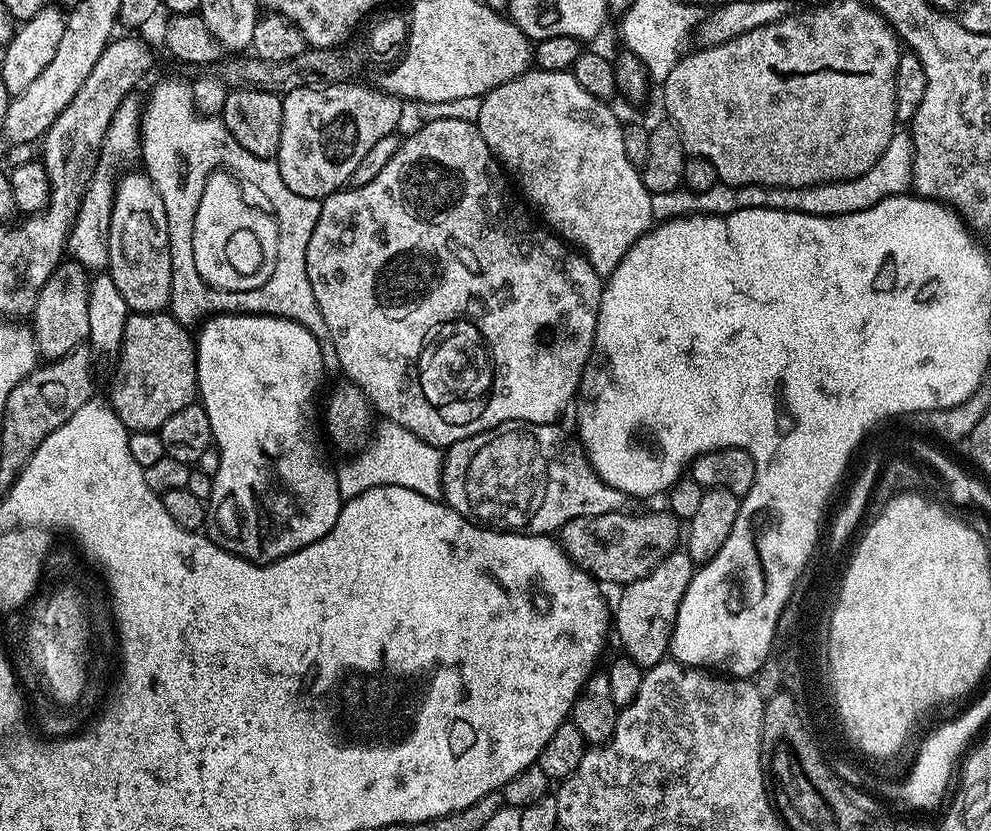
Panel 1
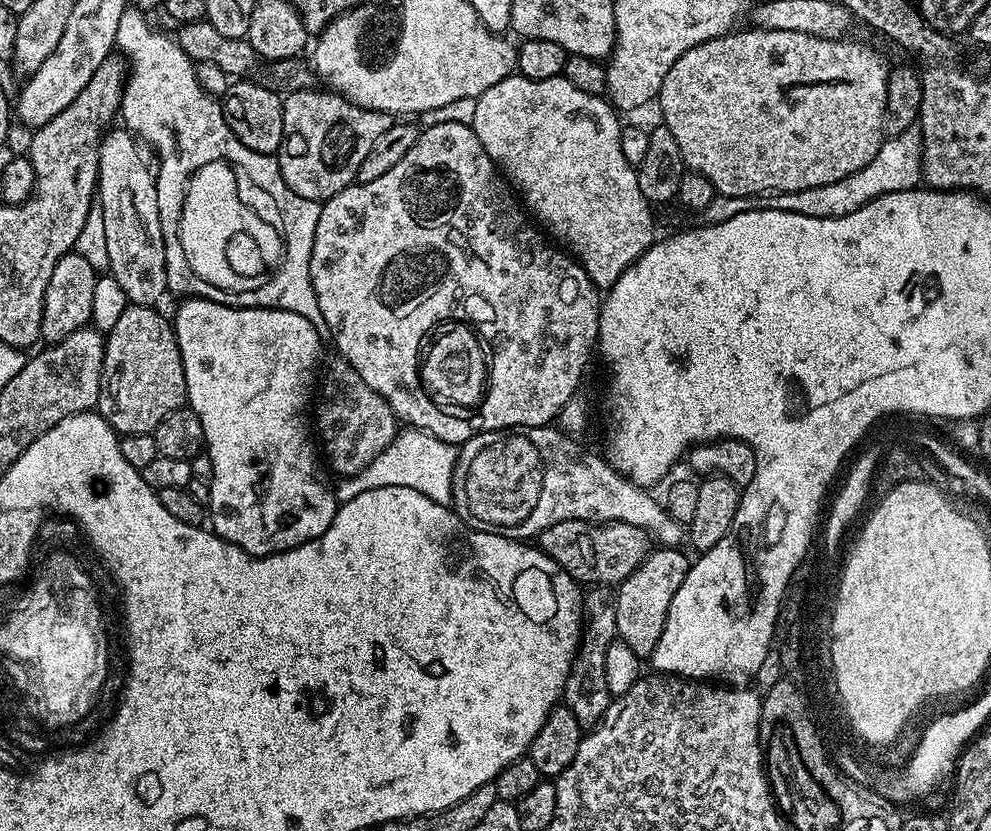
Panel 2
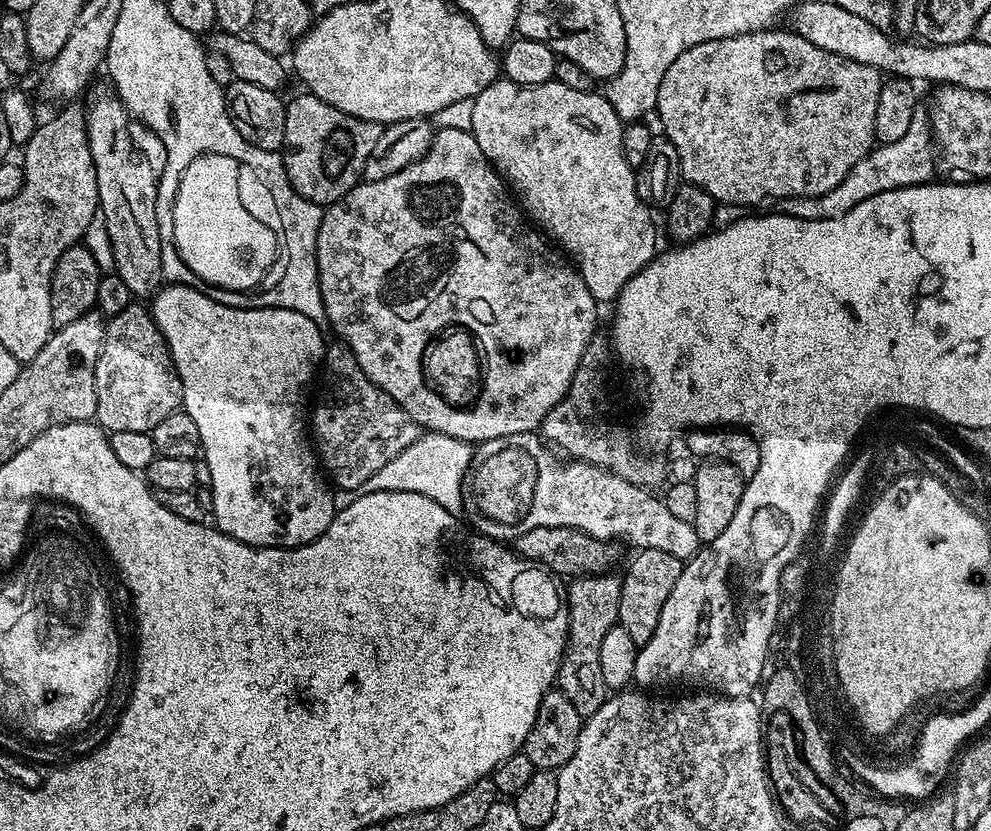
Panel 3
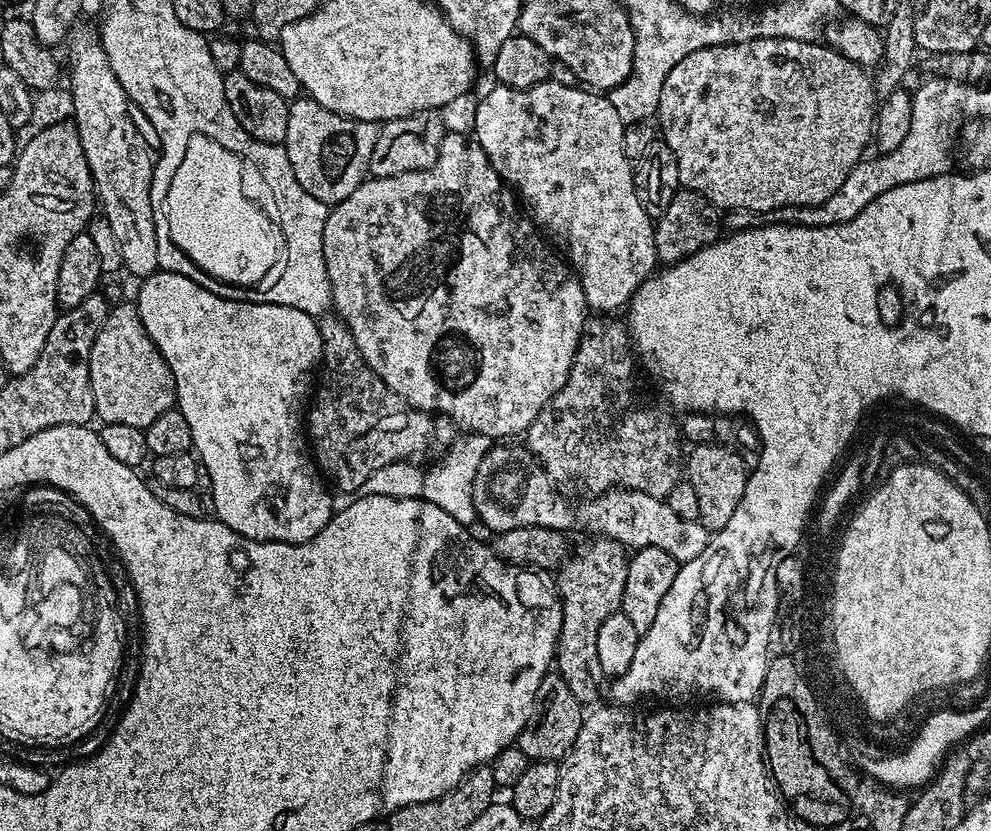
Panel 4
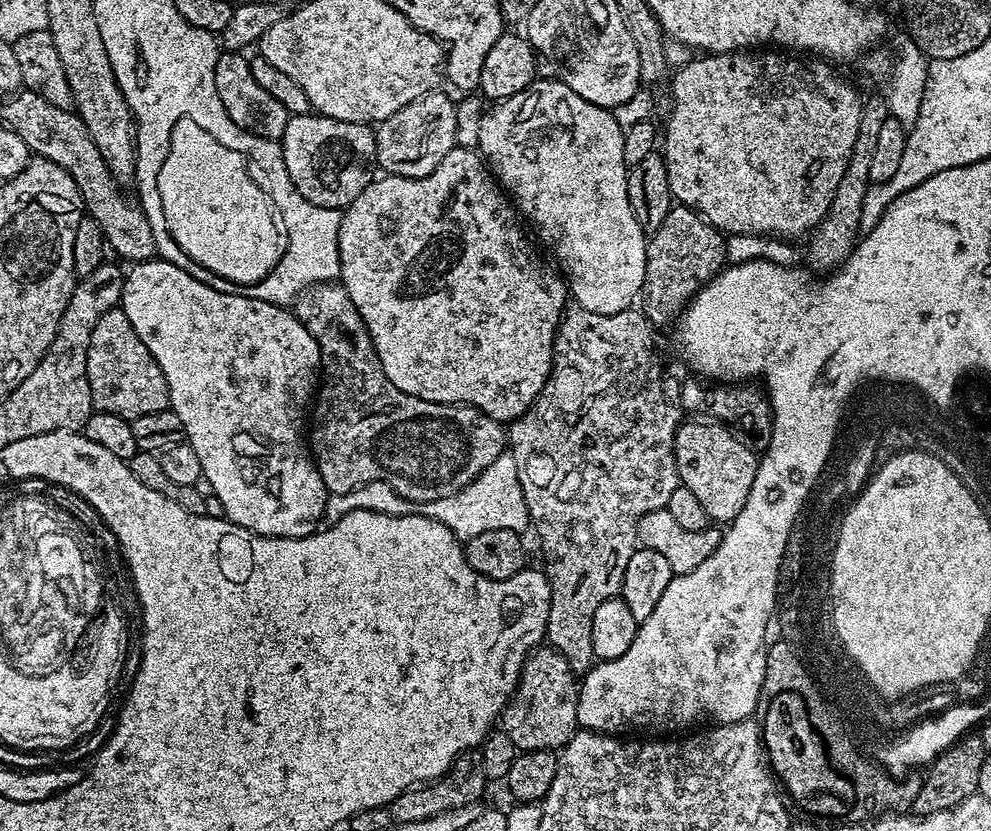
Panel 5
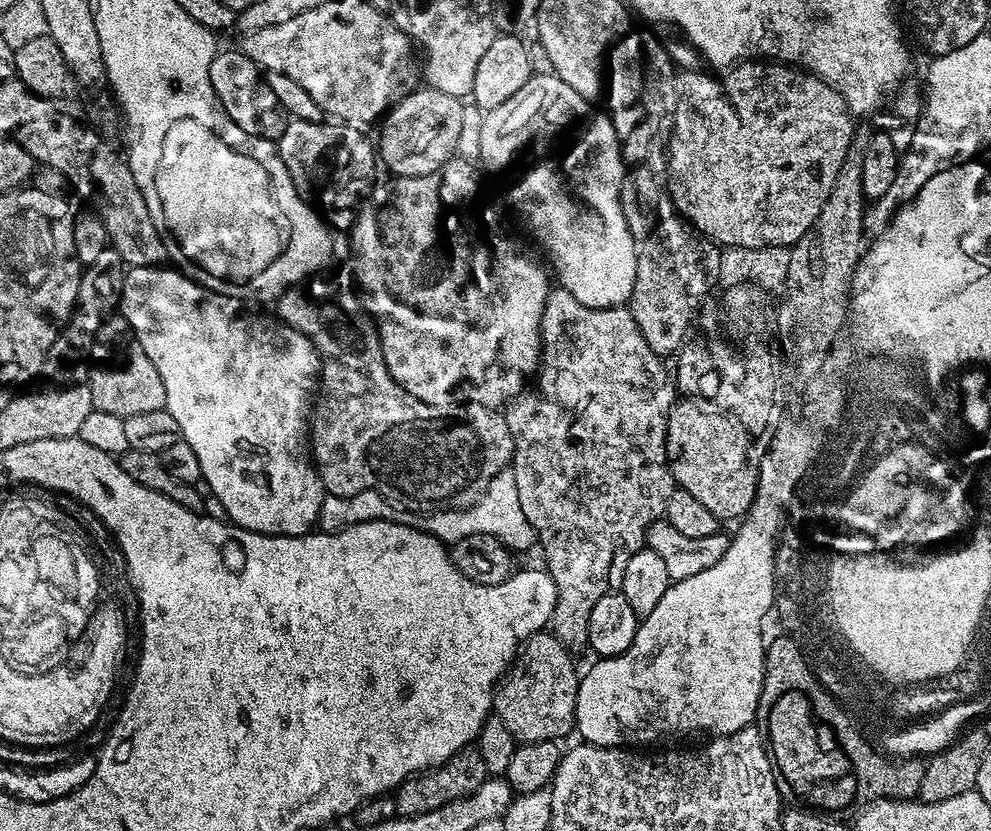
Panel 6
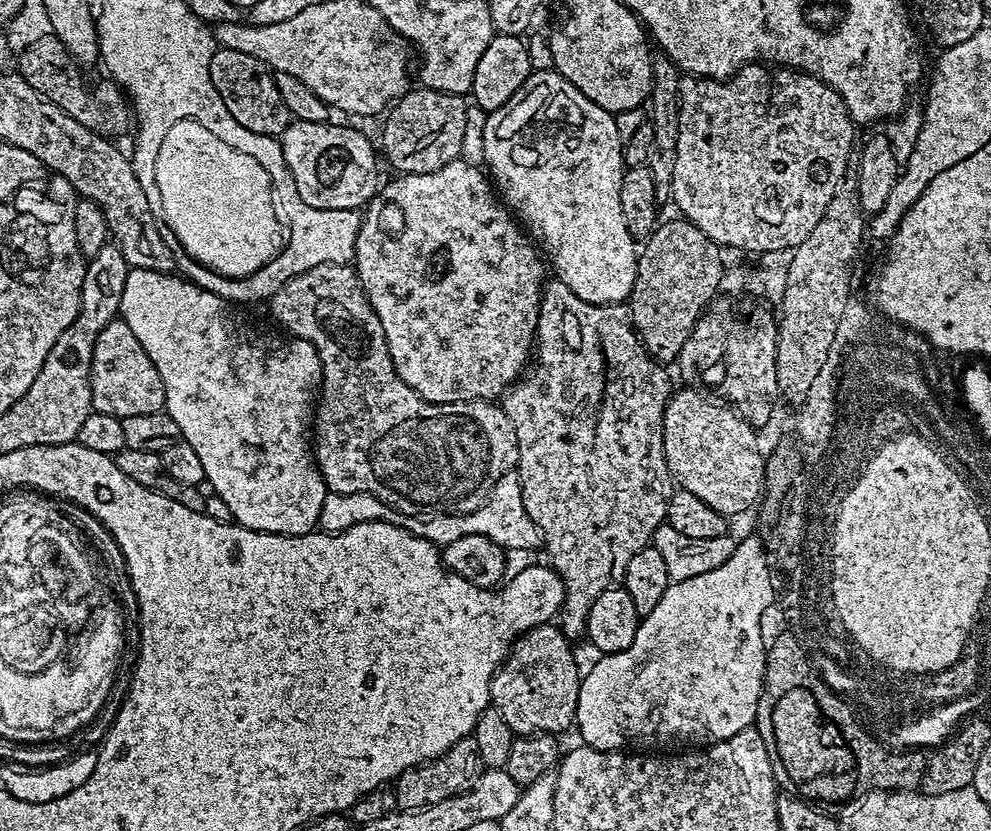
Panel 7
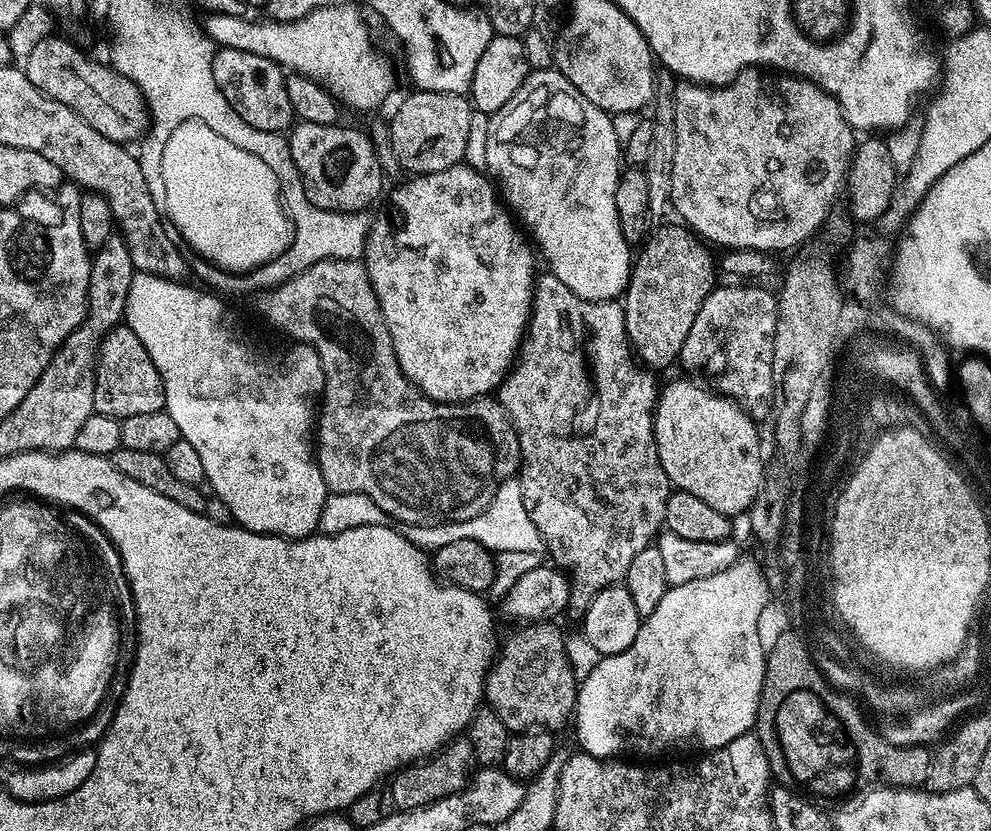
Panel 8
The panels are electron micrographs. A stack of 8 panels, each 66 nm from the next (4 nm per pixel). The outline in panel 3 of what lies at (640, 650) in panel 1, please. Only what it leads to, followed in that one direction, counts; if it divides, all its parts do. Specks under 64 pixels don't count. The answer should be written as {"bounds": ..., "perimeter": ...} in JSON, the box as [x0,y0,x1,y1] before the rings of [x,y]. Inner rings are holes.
{"bounds":[618,548,685,646],"perimeter":[[[646,548],[636,552],[637,556],[628,564],[628,573],[623,574],[621,584],[621,602],[618,624],[633,638],[637,646],[650,642],[650,638],[658,630],[658,618],[662,618],[666,598],[670,598],[670,590],[678,582],[684,572],[685,561],[674,558],[666,550]]]}

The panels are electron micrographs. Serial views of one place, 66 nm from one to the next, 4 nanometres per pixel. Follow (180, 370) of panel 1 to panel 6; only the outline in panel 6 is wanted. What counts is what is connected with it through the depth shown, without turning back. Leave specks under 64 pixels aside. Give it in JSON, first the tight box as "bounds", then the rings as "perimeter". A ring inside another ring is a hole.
{"bounds":[88,314,166,417],"perimeter":[[[112,314],[101,323],[92,341],[90,360],[88,385],[92,395],[93,409],[105,411],[106,414],[126,417],[134,414],[150,414],[150,410],[158,410],[165,407],[166,390],[164,389],[162,378],[158,374],[158,370],[154,370],[154,362],[150,362],[150,358],[146,358],[146,350],[142,350],[134,330],[129,326],[128,319],[124,316]]]}

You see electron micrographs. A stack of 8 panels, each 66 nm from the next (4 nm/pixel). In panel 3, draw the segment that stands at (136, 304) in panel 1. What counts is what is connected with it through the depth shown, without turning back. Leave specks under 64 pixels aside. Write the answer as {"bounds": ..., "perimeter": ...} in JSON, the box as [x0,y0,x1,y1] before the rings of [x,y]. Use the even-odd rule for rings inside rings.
{"bounds":[87,98,162,297],"perimeter":[[[111,98],[87,115],[88,143],[92,145],[92,161],[96,167],[96,185],[100,202],[98,212],[109,232],[113,246],[115,275],[126,282],[133,297],[151,297],[161,287],[162,246],[156,217],[157,169],[152,169],[136,153],[132,132],[128,129],[129,113],[119,99]]]}

